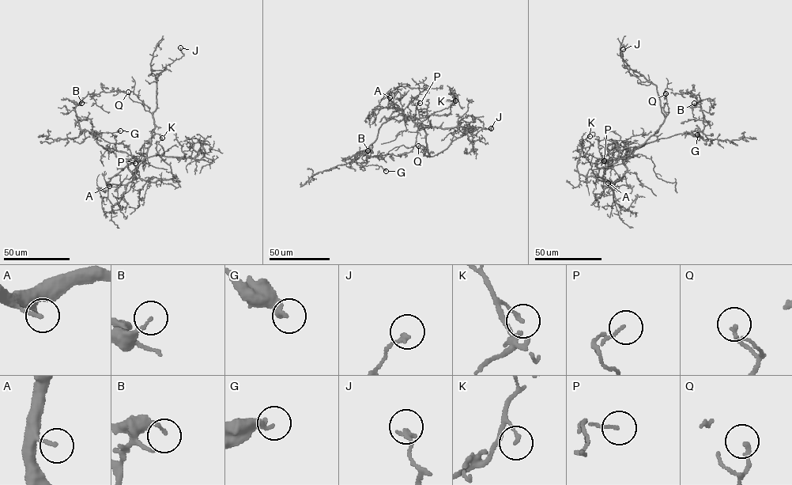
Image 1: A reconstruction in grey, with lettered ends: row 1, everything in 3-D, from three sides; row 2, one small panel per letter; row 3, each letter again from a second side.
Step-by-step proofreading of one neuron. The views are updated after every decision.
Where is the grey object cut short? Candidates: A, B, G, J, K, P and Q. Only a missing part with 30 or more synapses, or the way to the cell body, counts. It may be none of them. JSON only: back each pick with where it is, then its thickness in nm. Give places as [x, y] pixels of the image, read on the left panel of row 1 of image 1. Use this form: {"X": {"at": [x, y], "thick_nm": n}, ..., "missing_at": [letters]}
{"missing_at": []}

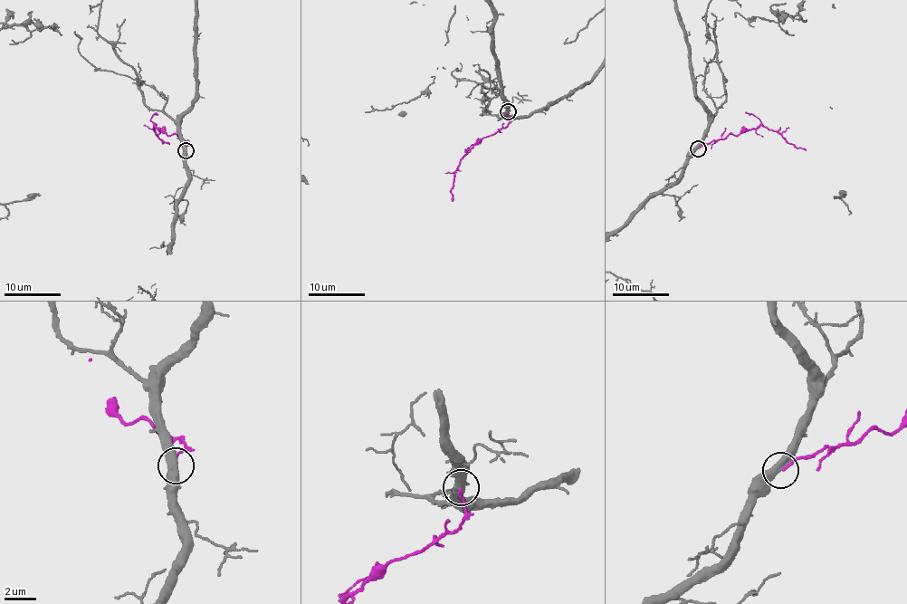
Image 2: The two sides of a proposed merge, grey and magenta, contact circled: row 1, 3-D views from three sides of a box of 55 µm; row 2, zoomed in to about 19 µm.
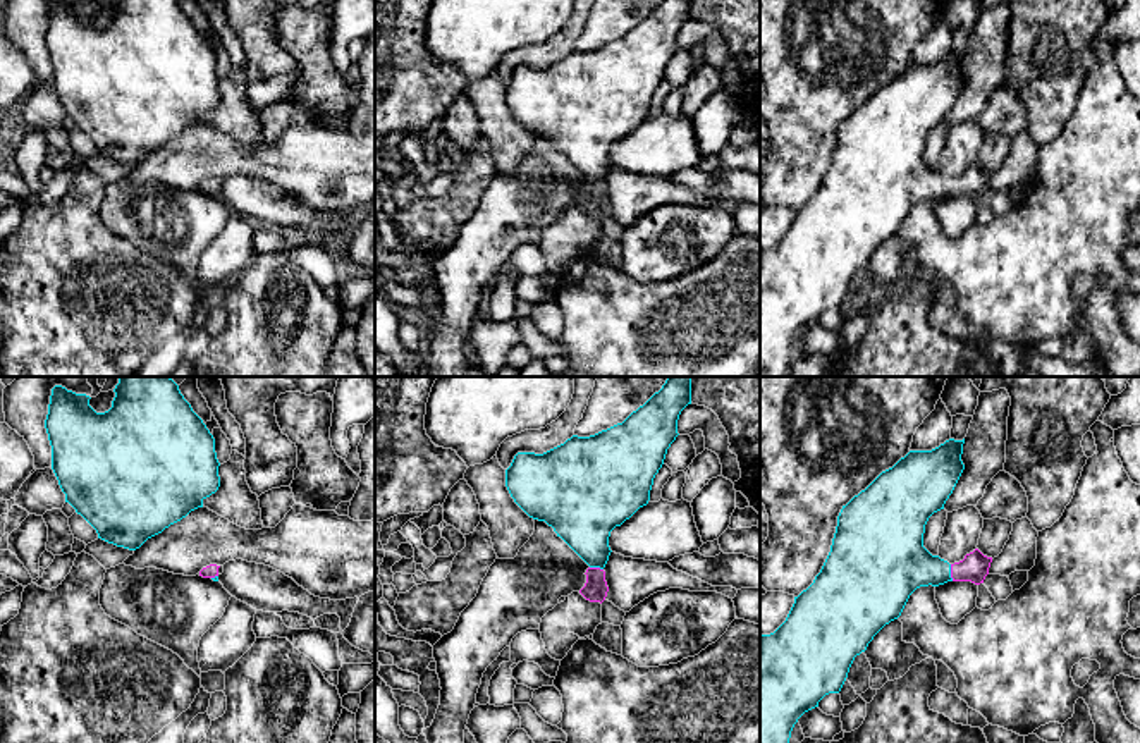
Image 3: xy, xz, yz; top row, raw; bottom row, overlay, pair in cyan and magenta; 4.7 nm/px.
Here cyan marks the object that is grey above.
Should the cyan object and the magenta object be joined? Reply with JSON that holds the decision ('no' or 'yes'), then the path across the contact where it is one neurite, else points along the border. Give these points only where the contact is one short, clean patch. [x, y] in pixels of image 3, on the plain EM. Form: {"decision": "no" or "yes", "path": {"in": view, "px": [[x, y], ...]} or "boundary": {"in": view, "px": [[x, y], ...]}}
{"decision": "yes", "path": {"in": "yz", "px": [[898, 178], [950, 188], [974, 183]]}}

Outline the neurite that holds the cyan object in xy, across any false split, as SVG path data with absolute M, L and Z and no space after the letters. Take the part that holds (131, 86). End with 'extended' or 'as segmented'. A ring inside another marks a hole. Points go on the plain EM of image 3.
M62 0L52 3L45 43L52 60L52 84L65 117L98 148L98 153L129 165L203 122L203 115L220 101L215 53L184 14L179 0L115 0L112 22L96 28L89 10Z; as segmented

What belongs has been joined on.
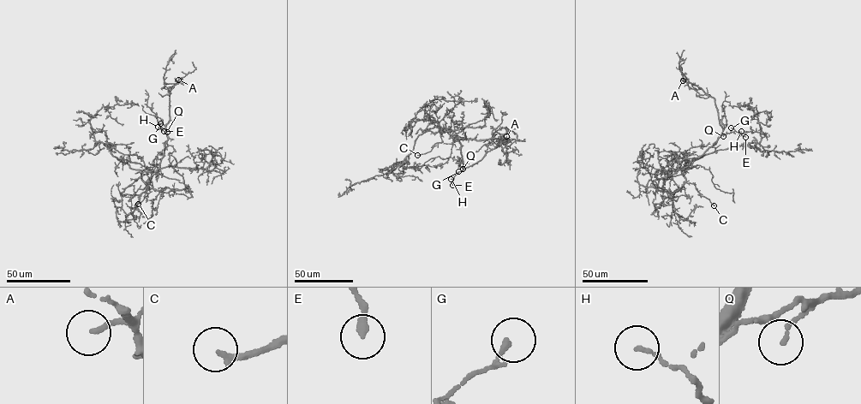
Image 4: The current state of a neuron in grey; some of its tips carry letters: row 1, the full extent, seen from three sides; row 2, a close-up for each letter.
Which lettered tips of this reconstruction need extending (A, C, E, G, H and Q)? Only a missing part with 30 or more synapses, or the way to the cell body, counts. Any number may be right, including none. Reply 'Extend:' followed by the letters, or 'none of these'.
Extend: A, C

